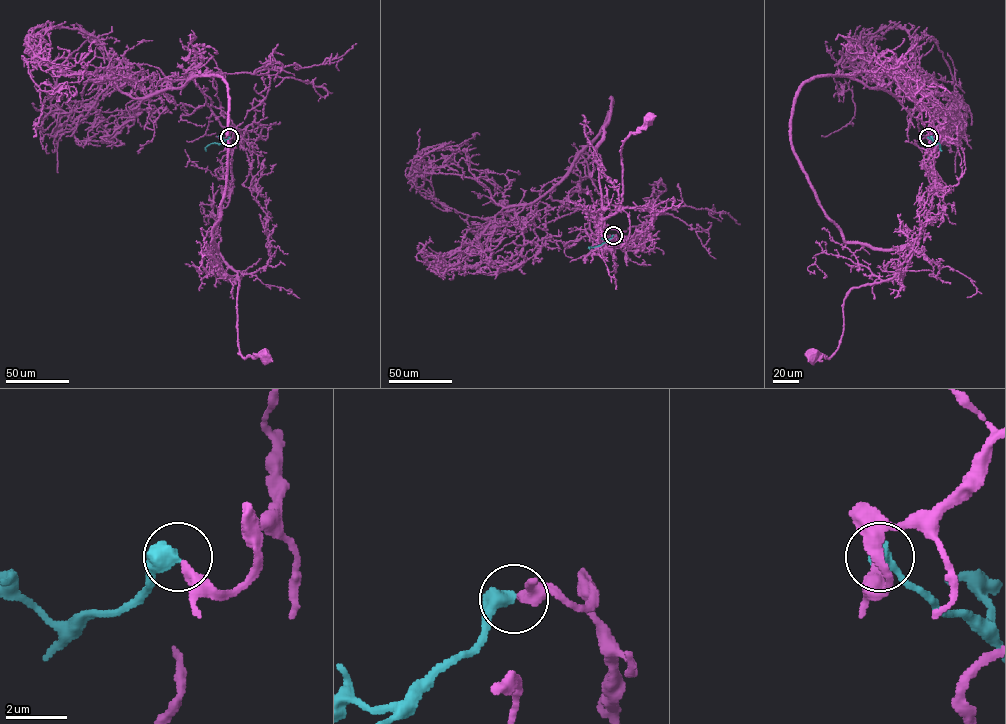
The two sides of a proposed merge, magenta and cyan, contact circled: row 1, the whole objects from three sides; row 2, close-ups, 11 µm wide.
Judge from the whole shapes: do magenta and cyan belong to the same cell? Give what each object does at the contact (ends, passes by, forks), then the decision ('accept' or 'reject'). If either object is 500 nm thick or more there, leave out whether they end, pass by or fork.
accept

